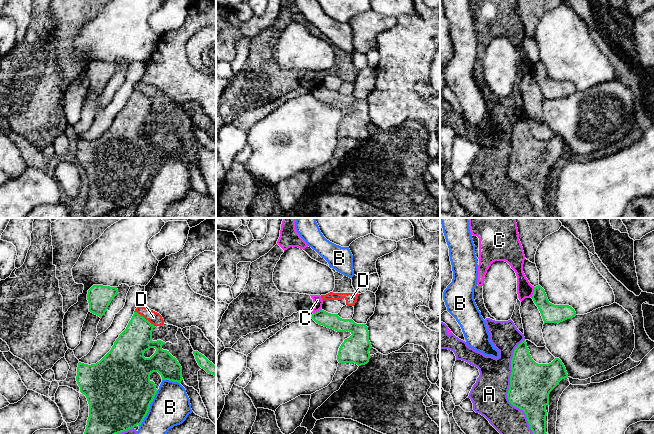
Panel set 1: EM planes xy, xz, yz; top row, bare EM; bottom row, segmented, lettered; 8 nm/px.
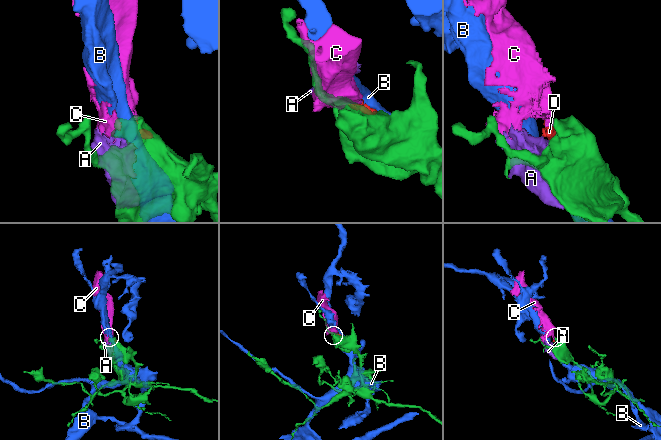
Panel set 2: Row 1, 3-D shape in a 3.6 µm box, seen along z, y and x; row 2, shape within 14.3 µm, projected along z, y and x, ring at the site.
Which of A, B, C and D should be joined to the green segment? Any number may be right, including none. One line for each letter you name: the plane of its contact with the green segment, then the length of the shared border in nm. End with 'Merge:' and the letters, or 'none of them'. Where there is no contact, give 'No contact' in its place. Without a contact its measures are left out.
Merge: none of them

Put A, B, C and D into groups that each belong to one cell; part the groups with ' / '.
A C D / B

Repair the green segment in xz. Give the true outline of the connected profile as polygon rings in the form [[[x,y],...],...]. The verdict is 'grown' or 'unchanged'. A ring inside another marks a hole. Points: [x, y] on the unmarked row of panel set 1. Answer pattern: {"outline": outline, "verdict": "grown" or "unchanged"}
{"outline": [[[319,86],[311,93],[317,100],[337,108],[349,107],[352,111],[341,120],[337,136],[339,139],[355,139],[365,141],[370,135],[369,107],[366,100],[357,100],[352,95],[342,95],[338,90]]], "verdict": "unchanged"}

